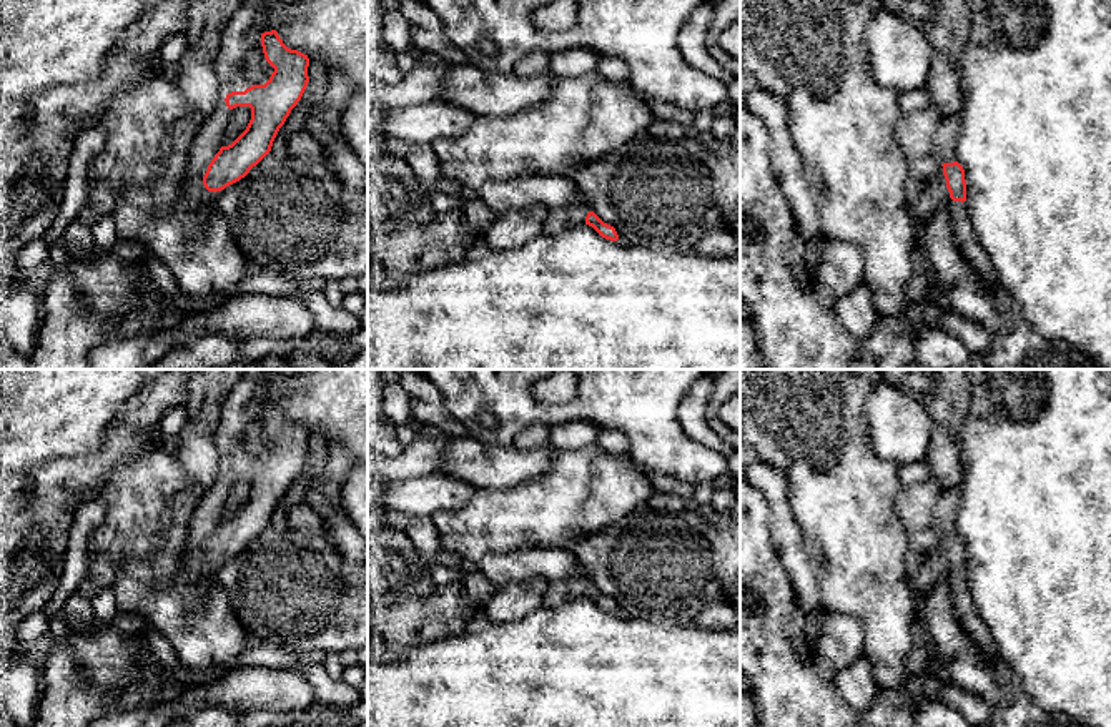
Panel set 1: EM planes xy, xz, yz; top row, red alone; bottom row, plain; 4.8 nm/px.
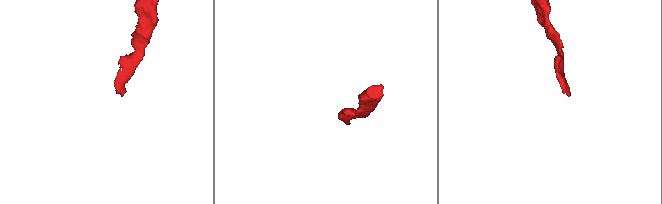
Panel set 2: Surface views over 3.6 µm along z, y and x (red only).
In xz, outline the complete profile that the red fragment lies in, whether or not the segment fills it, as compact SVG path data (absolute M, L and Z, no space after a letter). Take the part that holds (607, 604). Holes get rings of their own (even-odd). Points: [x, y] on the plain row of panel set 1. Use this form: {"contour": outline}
{"contour": "M565 577L562 581L547 582L542 607L557 607L564 602L589 597L602 611L617 614L619 607L614 599L604 596L589 577Z"}

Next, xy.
{"contour": "M239 378L220 409L215 434L220 467L215 484L193 509L183 572L196 586L216 584L205 564L221 564L244 551L273 519L273 514L301 472L309 449L308 428L288 421L276 403L261 406L254 384ZM263 419L263 441L271 448L264 457L253 457L243 446L246 429ZM249 479L251 492L246 502L228 519L223 517L231 482Z"}

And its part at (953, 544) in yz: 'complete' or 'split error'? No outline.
split error

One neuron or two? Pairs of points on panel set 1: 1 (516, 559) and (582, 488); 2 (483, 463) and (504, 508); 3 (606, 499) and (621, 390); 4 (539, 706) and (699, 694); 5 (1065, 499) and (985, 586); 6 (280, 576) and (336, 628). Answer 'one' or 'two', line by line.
1: two
2: two
3: two
4: one
5: one
6: one

